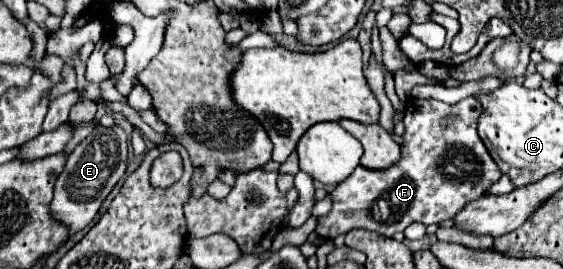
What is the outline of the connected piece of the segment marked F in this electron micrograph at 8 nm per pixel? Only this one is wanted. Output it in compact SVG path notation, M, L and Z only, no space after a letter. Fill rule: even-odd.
M469 96L453 106L439 102L439 100L419 100L411 98L405 104L405 132L403 132L403 144L401 144L401 158L391 170L367 170L363 166L357 166L353 174L337 184L335 190L331 190L333 196L333 208L327 216L317 220L317 234L325 240L333 240L353 228L365 228L371 232L377 232L381 236L393 236L395 232L403 232L411 222L423 222L423 224L439 224L447 218L453 218L467 202L473 202L475 198L481 198L499 178L501 170L495 166L495 160L487 154L485 144L477 136L477 118L481 114L479 102ZM447 114L457 114L459 118L449 126L439 126L439 118Z

